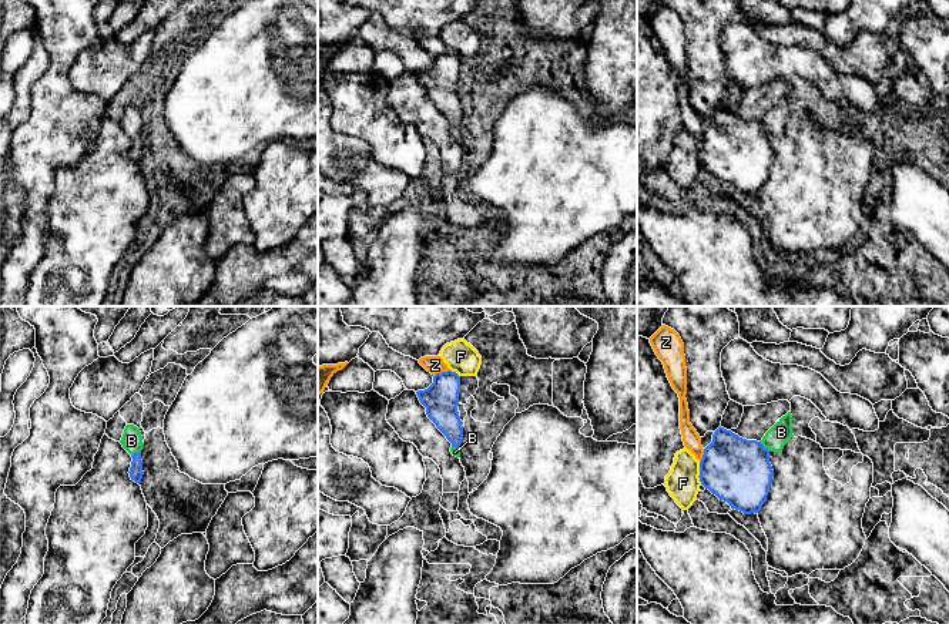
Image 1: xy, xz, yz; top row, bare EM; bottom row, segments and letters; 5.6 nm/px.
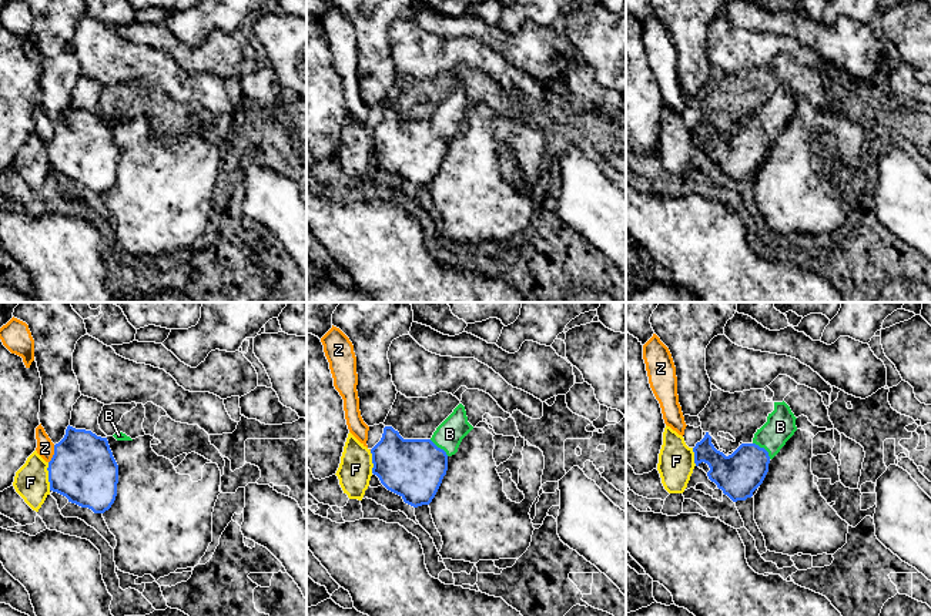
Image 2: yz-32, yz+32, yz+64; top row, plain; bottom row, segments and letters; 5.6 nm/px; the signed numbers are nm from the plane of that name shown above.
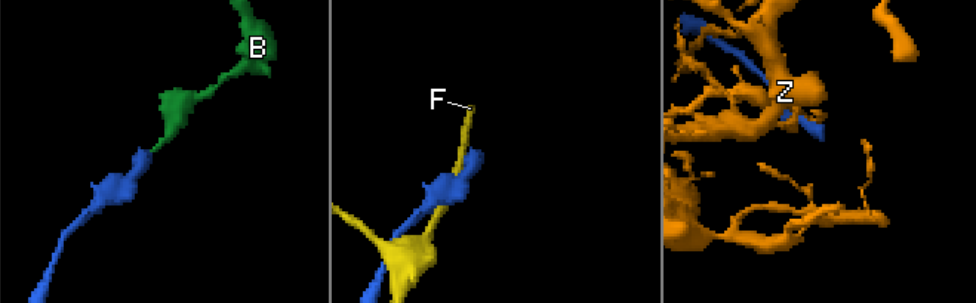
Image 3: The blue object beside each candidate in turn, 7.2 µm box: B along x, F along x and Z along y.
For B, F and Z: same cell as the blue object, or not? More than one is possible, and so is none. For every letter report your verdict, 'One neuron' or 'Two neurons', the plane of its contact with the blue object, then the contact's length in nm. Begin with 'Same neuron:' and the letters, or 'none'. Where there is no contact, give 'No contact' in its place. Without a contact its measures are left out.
Same neuron: B
B: One neuron. Touches blue in yz. Shared border 80 nm
F: Two neurons. Touches blue in yz. Shared border 130 nm
Z: Two neurons. Touches blue in xz. Shared border 90 nm

